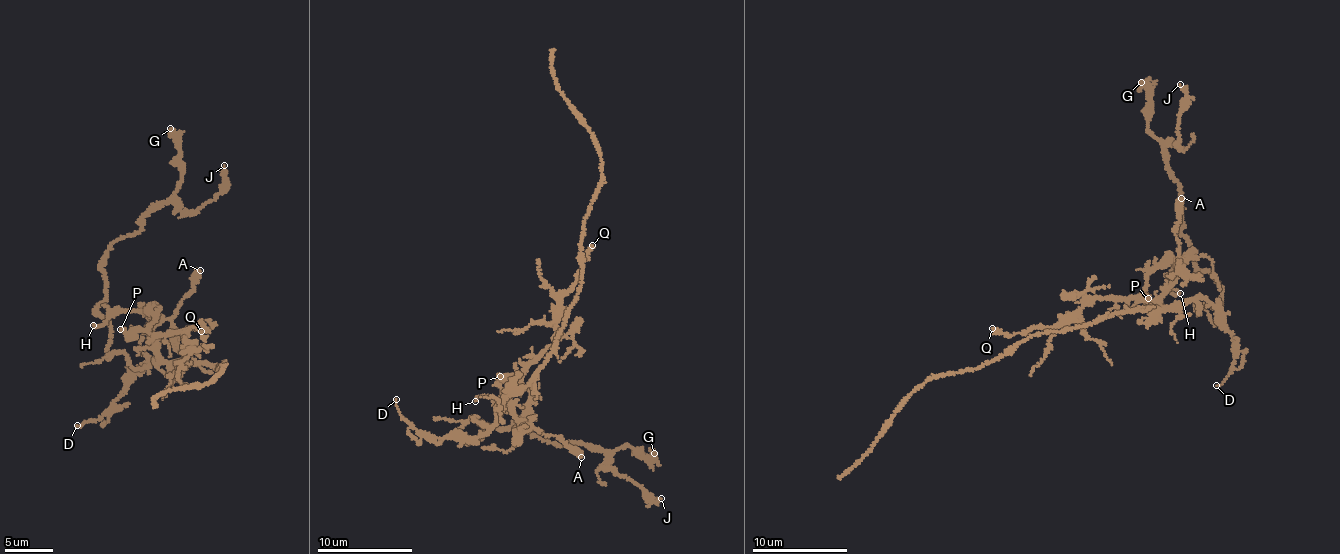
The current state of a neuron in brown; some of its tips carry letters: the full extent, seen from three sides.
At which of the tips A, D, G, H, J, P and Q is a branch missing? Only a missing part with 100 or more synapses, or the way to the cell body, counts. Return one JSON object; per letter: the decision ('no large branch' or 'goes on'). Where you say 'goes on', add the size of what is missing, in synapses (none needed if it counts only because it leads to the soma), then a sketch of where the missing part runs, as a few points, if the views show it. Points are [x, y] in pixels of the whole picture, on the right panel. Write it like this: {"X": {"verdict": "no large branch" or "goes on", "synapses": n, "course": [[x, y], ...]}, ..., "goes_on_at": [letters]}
{"A": {"verdict": "no large branch"}, "D": {"verdict": "no large branch"}, "G": {"verdict": "no large branch"}, "H": {"verdict": "no large branch"}, "J": {"verdict": "no large branch"}, "P": {"verdict": "no large branch"}, "Q": {"verdict": "no large branch"}, "goes_on_at": []}

